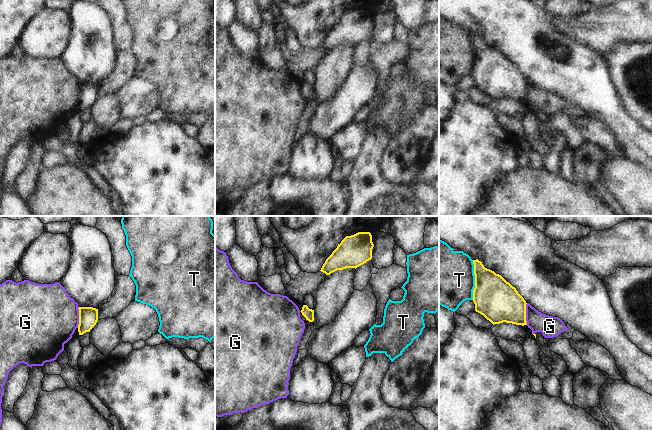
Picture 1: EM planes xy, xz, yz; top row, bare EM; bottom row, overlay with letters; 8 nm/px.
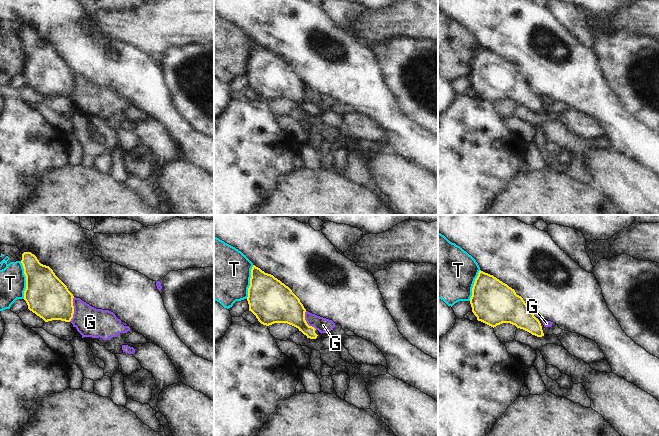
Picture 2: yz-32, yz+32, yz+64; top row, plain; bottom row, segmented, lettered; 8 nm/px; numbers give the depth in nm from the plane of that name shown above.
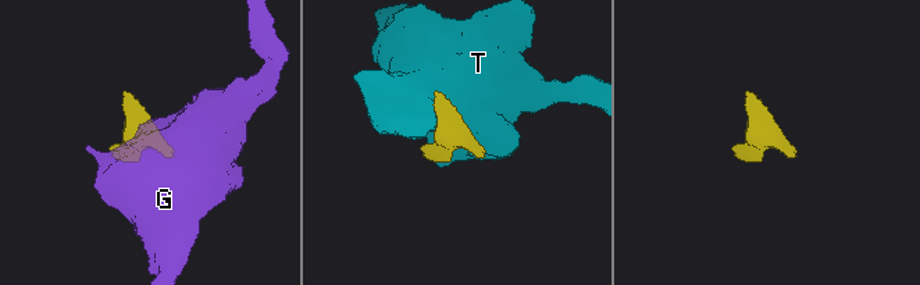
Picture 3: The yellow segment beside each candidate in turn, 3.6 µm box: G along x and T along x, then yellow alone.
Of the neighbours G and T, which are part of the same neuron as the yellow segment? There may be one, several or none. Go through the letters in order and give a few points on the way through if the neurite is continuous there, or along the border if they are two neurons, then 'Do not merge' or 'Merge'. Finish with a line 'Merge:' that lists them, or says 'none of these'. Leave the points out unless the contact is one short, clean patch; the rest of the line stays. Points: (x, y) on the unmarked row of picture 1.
G: Do not merge
T: Boundary: yz (473, 36), (474, 65), (471, 75). Do not merge
Merge: none of these

